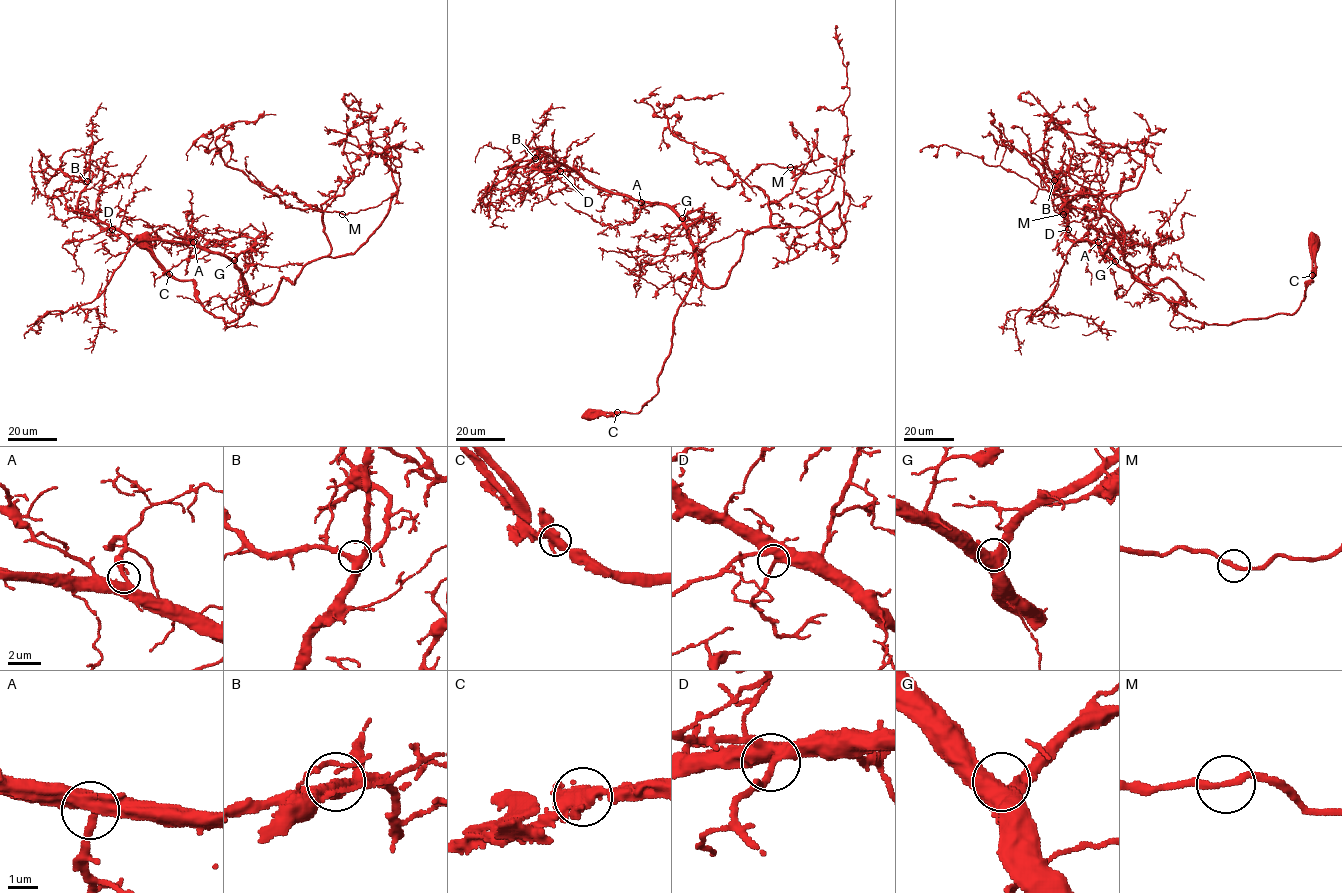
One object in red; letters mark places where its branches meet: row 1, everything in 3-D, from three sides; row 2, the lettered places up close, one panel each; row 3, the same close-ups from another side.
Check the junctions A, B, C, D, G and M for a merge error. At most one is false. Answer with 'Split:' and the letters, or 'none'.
Split: none

